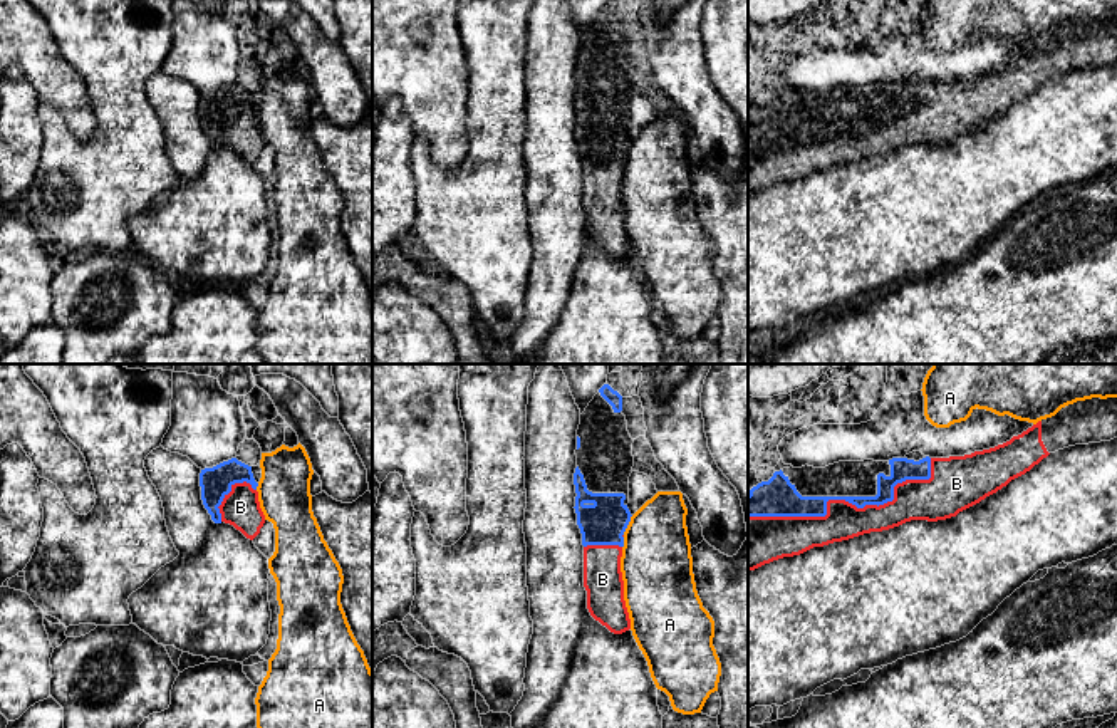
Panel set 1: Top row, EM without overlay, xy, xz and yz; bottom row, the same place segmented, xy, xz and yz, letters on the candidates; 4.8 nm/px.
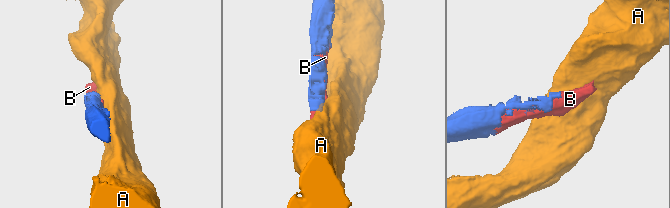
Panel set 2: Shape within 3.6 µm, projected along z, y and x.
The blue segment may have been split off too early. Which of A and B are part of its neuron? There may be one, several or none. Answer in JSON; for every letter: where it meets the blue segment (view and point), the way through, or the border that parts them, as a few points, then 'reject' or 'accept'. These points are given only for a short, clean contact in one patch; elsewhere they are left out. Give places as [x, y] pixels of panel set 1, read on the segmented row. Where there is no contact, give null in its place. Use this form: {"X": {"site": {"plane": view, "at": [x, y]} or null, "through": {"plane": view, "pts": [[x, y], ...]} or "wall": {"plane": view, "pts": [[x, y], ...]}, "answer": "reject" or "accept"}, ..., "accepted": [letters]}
{"A": {"site": {"plane": "xz", "at": [628, 524]}, "wall": {"plane": "xz", "pts": [[633, 515], [623, 534]]}, "answer": "reject"}, "B": {"site": {"plane": "yz", "at": [847, 500]}, "answer": "accept"}, "accepted": ["B"]}

